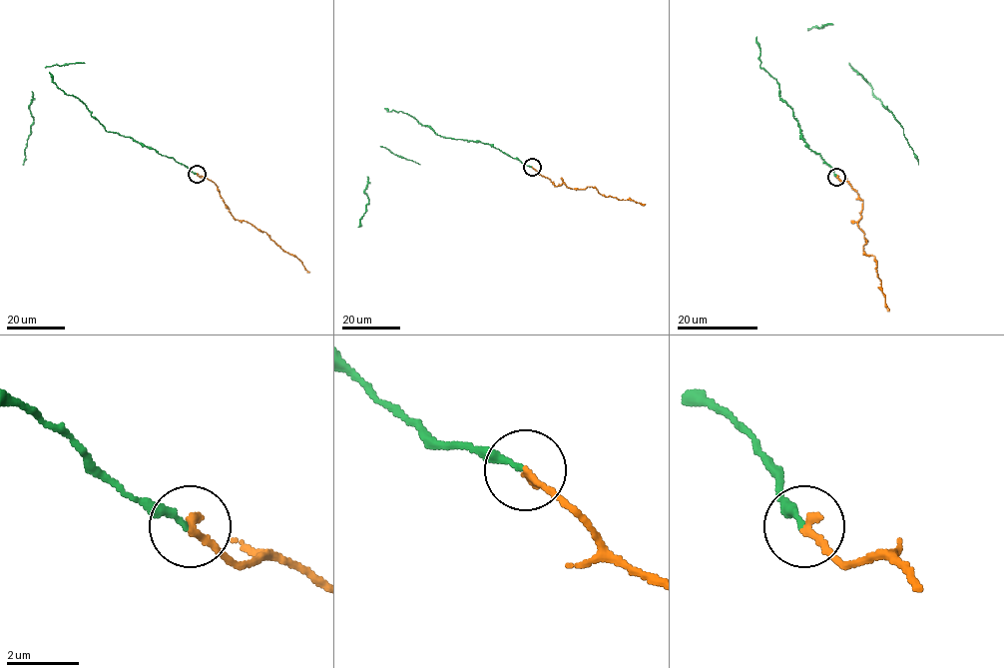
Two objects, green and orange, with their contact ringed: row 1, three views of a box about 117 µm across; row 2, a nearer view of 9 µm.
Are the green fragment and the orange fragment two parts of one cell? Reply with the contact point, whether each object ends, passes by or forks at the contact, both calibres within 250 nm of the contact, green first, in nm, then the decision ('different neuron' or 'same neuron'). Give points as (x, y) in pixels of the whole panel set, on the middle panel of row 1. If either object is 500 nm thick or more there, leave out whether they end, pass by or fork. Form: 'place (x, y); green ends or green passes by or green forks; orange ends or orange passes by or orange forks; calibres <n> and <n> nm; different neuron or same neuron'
place (532, 167); green ends; orange ends; calibres 190 and 200 nm; different neuron

